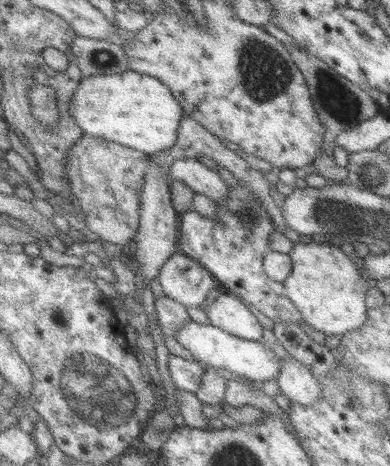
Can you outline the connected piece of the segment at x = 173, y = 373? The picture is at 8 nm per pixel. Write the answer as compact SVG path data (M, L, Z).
M170 354L167 357L167 374L177 391L194 394L199 388L203 373L204 370L195 360L188 361Z

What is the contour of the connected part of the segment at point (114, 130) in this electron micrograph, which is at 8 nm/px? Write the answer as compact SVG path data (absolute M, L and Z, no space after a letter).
M129 69L119 74L82 78L68 102L68 111L83 135L116 142L148 156L173 146L183 115L164 84Z

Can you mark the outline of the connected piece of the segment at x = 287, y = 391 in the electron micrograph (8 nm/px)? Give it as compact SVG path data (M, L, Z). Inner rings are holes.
M290 356L279 359L280 365L275 384L281 395L291 403L301 406L311 406L313 400L321 397L321 386L317 386L317 380L307 366L303 366Z

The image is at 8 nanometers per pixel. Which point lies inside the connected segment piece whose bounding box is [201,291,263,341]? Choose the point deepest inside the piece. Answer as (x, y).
(226, 312)

